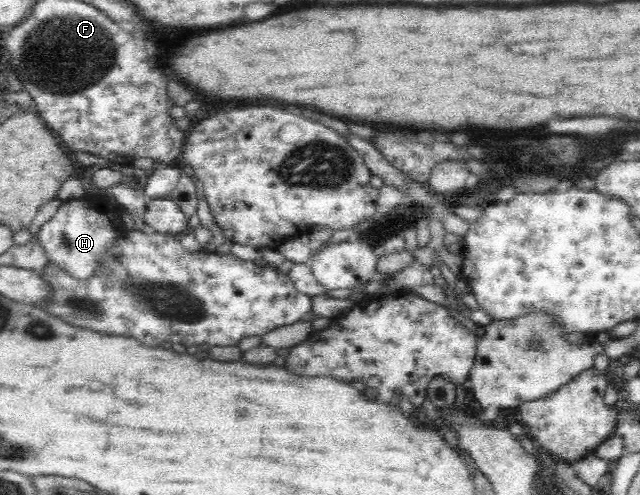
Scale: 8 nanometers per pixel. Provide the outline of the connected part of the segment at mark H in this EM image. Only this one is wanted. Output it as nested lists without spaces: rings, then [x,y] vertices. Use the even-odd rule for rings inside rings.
[[[82,198],[64,200],[37,234],[35,240],[44,248],[48,263],[64,270],[70,277],[77,280],[87,280],[101,268],[107,253],[118,240],[118,226],[121,225],[121,215],[114,211],[104,213],[94,201]]]

